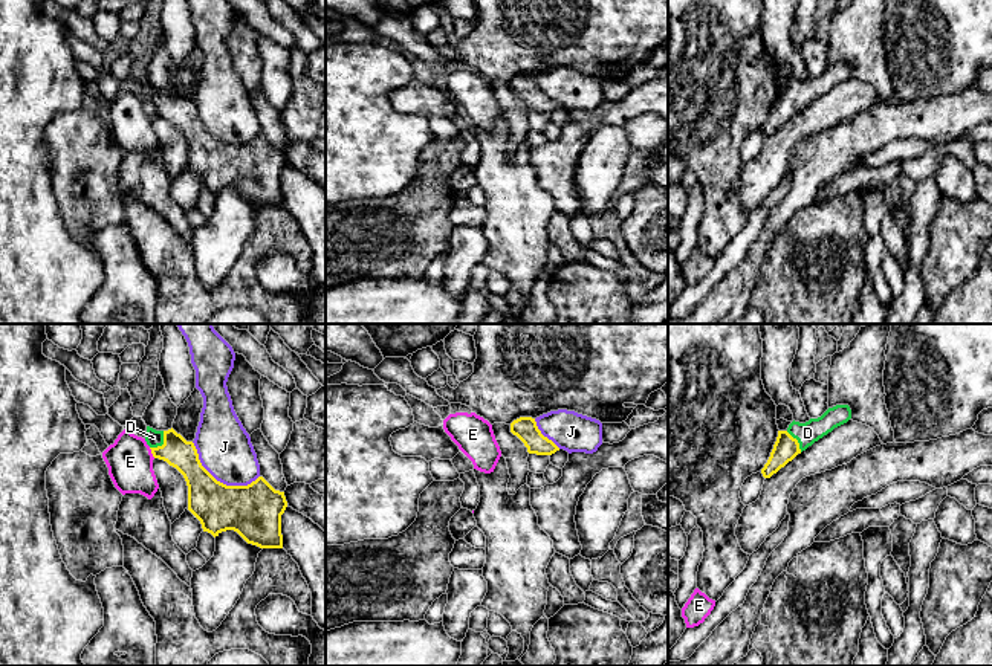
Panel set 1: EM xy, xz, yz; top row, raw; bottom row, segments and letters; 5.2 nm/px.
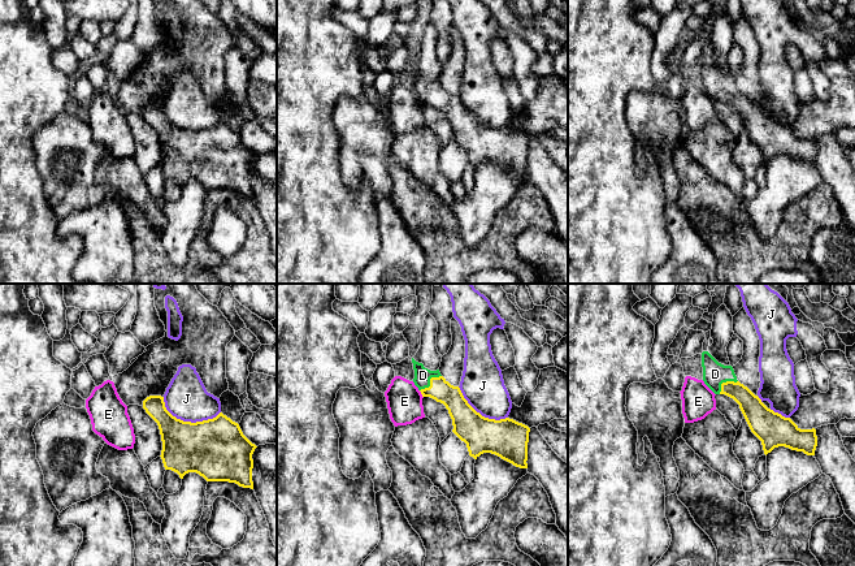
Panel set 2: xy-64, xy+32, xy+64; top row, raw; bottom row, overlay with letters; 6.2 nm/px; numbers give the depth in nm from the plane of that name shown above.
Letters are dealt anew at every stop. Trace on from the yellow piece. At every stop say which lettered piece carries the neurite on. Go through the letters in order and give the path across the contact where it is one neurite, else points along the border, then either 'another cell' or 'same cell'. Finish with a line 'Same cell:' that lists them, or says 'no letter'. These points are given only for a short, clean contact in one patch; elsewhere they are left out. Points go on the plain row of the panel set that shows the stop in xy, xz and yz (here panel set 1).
D: runs through xy (176, 109), (164, 101), (153, 95); same cell
E: border along xy (149, 106), (155, 115); another cell
J: another cell
Same cell: D

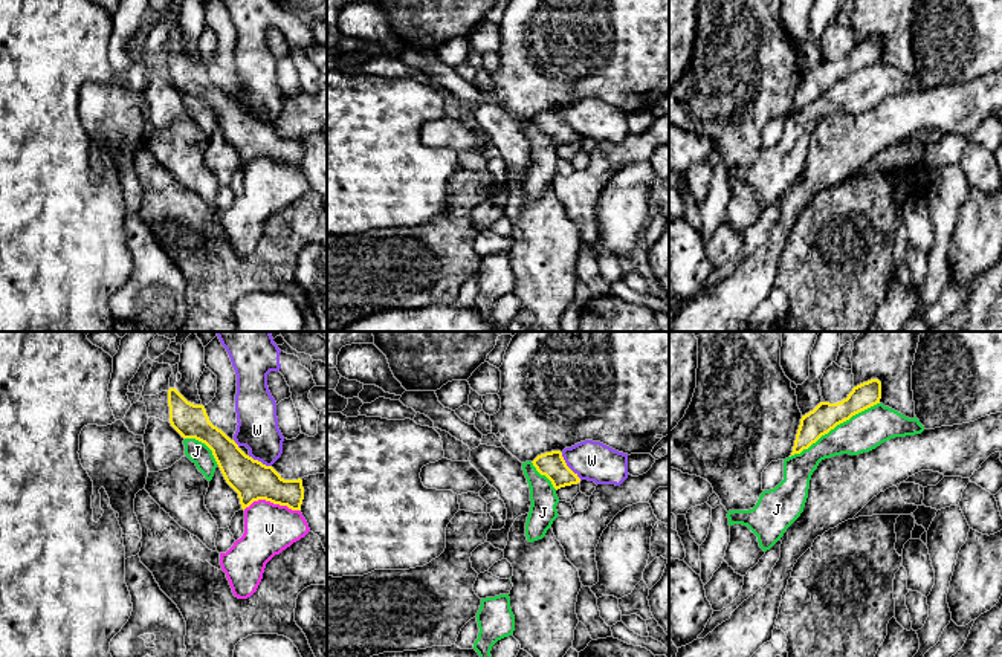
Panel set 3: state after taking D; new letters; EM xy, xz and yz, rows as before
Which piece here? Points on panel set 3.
J: border along yz (879, 60), (837, 81), (790, 115); another cell
V: border along xy (243, 167), (254, 159), (269, 158), (298, 168); another cell
W: another cell
Same cell: no letter

